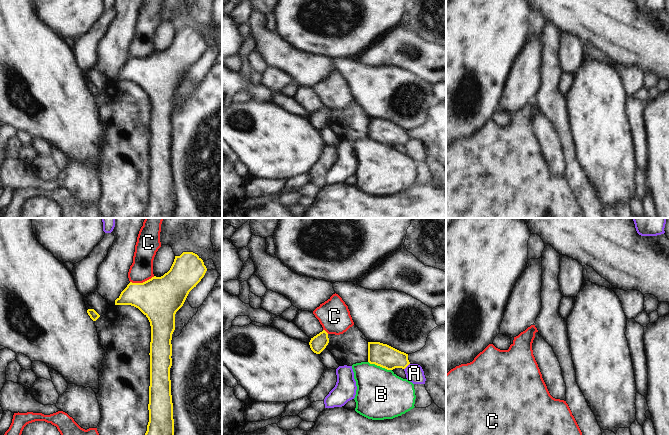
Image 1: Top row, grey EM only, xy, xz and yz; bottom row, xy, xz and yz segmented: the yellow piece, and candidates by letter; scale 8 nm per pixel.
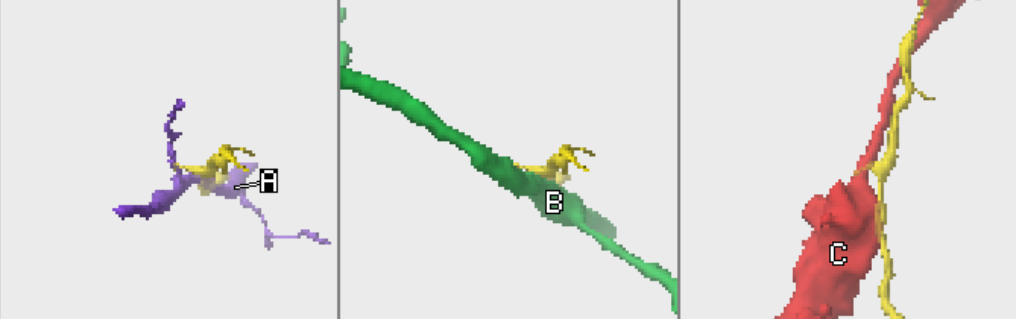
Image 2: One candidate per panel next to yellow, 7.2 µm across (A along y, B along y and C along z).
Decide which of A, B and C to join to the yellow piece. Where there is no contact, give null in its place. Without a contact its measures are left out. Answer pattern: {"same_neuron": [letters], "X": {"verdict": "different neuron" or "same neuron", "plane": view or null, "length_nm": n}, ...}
{"same_neuron": [], "A": {"verdict": "different neuron", "plane": "xz", "length_nm": 70}, "B": {"verdict": "different neuron", "plane": "xz", "length_nm": 200}, "C": {"verdict": "different neuron", "plane": "xy", "length_nm": 200}}

